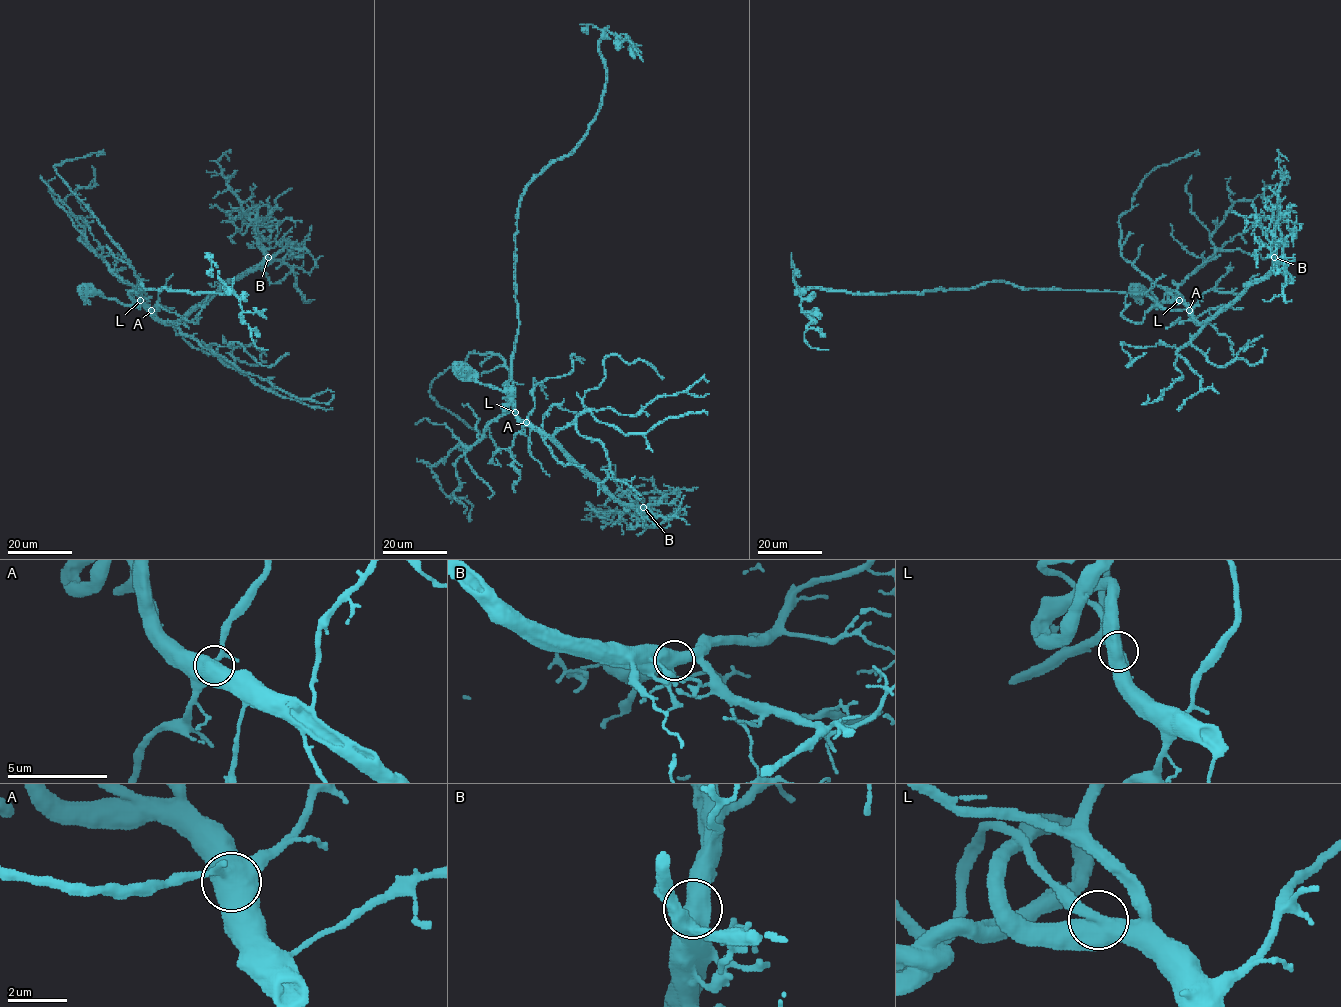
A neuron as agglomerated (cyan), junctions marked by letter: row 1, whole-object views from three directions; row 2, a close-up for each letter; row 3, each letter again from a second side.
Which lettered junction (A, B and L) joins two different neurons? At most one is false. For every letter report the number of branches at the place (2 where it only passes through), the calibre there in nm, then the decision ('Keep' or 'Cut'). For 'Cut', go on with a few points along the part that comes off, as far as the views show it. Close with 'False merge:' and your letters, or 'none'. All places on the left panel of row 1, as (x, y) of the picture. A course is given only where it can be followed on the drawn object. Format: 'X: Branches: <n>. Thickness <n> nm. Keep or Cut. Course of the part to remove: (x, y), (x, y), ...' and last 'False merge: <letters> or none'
A: Branches: 3. Thickness 480 nm. Keep
B: Branches: 3. Thickness 460 nm. Keep
L: Branches: 3. Thickness 500 nm. Keep
False merge: none

